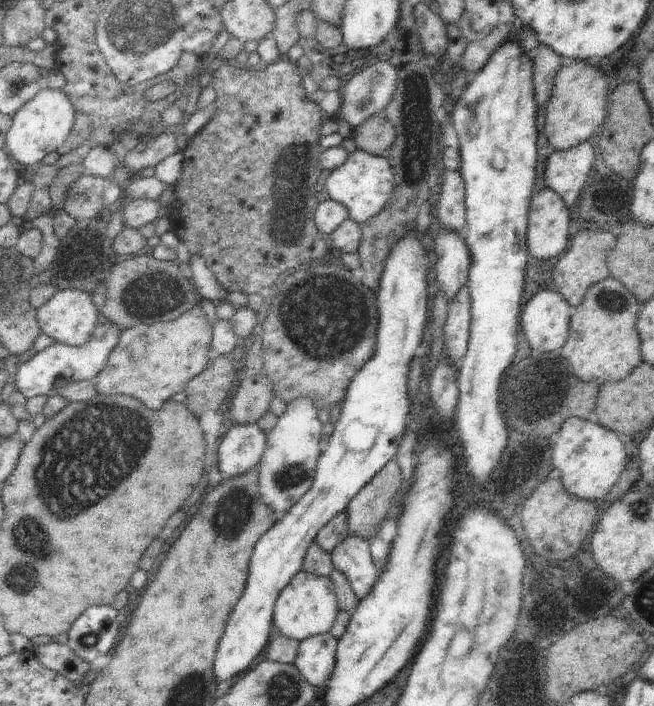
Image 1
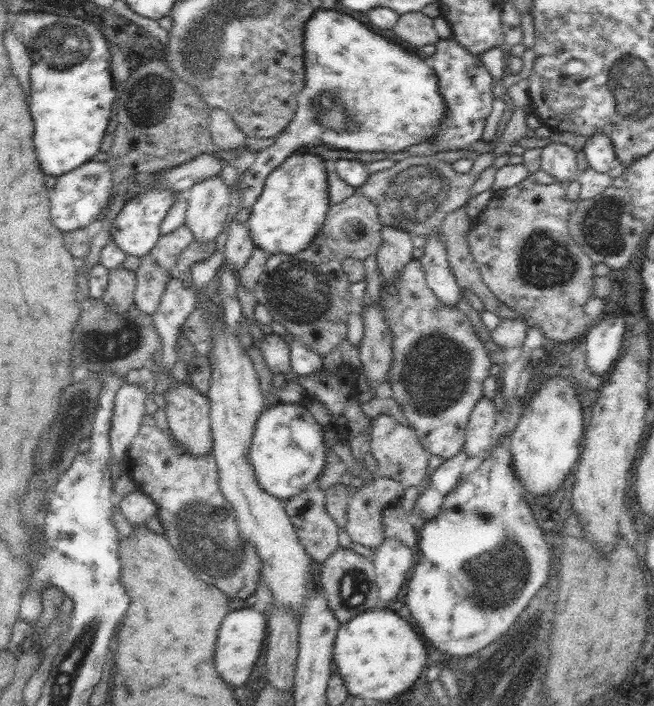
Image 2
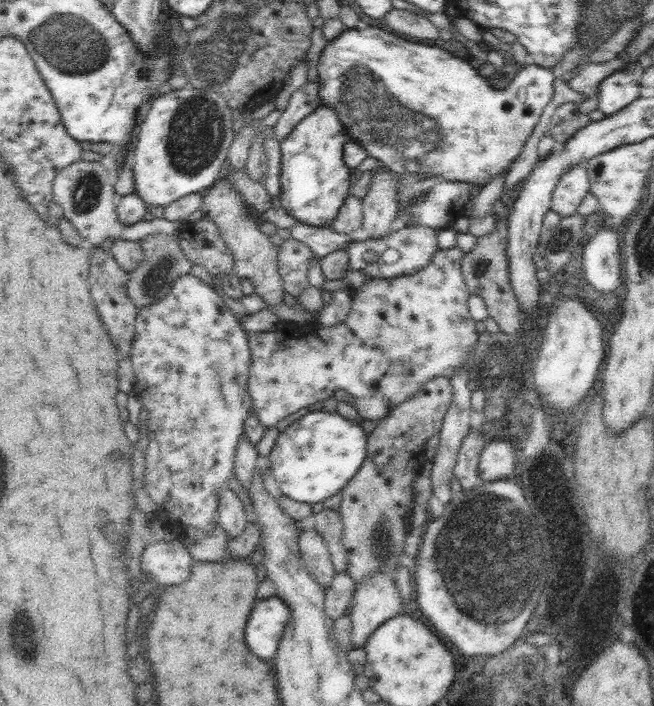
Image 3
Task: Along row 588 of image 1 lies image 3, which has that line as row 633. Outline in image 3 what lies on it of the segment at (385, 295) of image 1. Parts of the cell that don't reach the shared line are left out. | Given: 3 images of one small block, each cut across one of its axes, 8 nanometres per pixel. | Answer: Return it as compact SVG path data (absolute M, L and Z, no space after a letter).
M276 594L256 600L246 624L246 644L260 656L274 660L290 618L288 605Z

